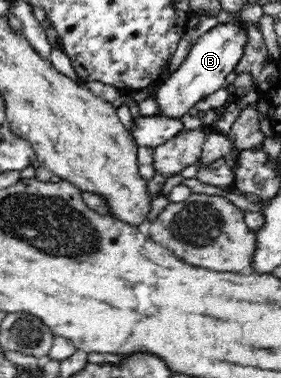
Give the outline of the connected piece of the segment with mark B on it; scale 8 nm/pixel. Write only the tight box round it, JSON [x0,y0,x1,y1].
[154,22,245,120]

